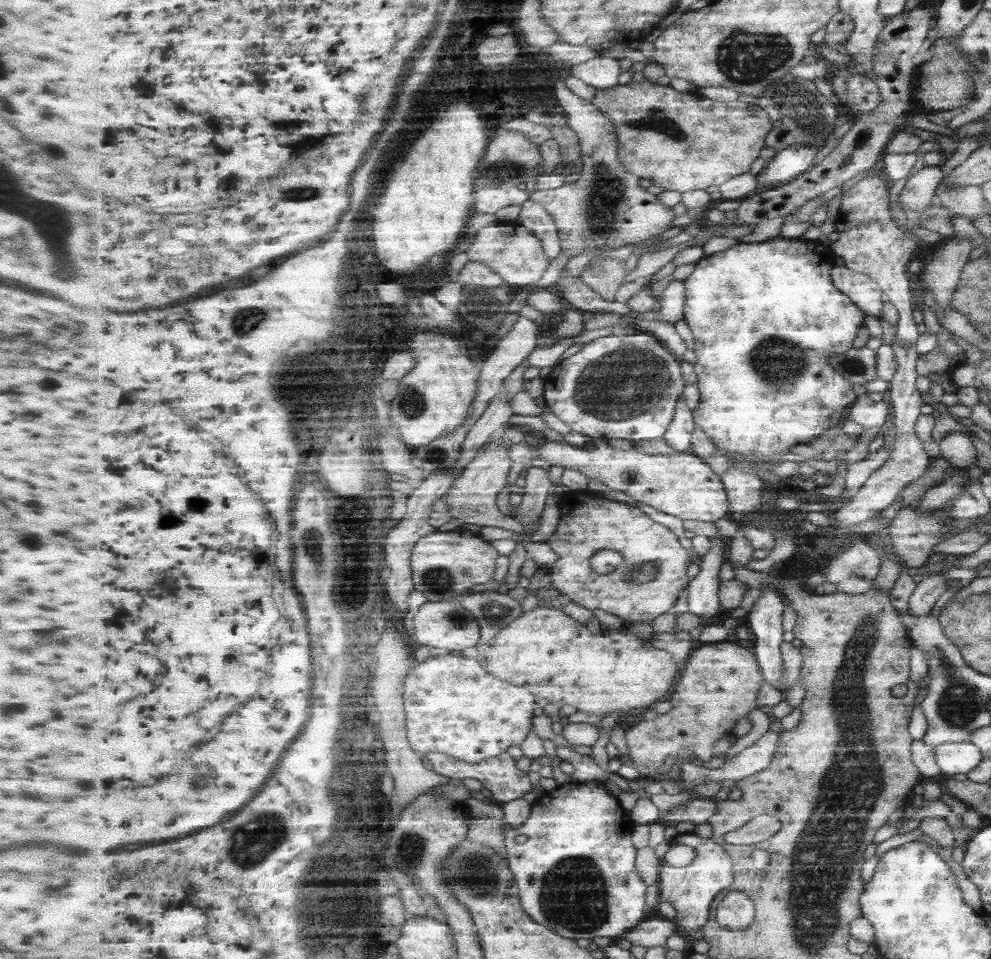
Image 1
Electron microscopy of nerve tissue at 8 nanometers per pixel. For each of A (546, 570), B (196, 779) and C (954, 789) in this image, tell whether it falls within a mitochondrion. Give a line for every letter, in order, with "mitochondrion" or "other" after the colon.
A: other
B: mitochondrion
C: other

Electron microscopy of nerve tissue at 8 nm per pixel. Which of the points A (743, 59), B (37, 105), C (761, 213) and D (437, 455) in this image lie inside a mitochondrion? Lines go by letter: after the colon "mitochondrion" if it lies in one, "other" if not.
A: mitochondrion
B: other
C: other
D: mitochondrion

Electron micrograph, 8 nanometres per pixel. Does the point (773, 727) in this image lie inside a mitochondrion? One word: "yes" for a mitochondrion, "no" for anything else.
no

